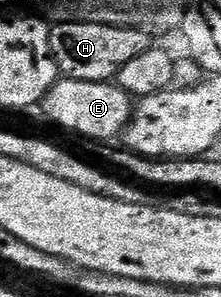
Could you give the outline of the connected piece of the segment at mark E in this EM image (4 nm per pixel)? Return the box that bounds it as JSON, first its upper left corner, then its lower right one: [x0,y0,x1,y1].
[41,78,133,140]

